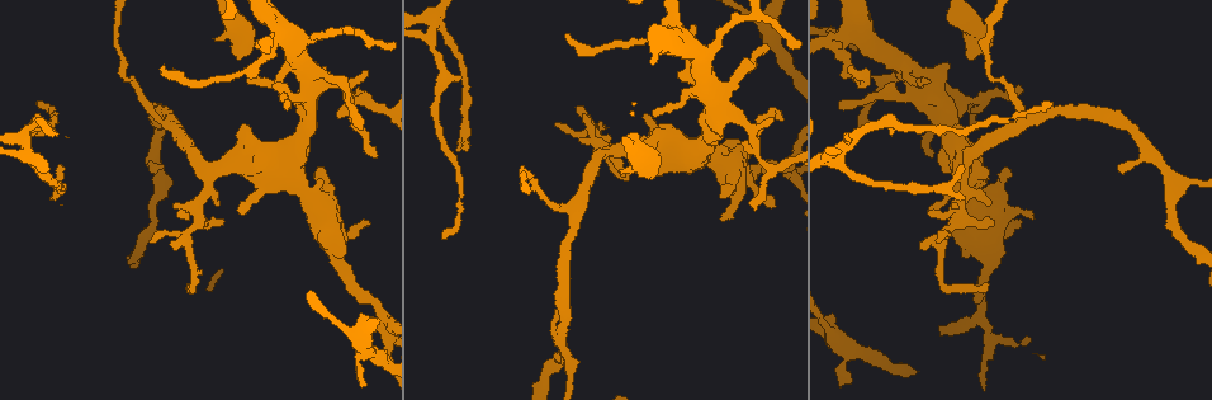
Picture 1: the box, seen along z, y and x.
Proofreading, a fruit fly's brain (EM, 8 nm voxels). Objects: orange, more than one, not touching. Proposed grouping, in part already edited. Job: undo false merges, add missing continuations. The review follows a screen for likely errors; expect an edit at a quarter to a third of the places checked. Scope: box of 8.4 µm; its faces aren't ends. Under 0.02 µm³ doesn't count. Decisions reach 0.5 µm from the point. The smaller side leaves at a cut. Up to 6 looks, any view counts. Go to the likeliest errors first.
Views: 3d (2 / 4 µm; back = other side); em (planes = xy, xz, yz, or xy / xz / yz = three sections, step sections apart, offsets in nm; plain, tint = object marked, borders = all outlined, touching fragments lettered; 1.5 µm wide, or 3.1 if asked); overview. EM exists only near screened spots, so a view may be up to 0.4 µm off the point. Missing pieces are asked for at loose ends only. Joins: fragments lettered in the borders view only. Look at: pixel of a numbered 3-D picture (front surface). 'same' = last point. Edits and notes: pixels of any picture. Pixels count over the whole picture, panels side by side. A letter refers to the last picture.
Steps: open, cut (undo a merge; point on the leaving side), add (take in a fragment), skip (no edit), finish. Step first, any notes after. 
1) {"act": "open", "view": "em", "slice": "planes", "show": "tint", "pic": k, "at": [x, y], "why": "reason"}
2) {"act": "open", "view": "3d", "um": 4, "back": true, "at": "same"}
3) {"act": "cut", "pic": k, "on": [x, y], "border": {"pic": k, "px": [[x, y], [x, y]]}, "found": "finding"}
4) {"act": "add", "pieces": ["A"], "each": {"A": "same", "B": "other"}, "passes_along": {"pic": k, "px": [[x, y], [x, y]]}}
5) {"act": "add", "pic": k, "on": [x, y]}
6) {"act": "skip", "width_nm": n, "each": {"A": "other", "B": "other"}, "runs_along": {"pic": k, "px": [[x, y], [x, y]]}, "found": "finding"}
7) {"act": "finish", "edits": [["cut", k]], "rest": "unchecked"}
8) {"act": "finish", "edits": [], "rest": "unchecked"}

{"act": "open", "view": "em", "slice": "xz", "step": 8, "show": "borders", "pic": 1, "at": [215, 38], "why": "an open end"}

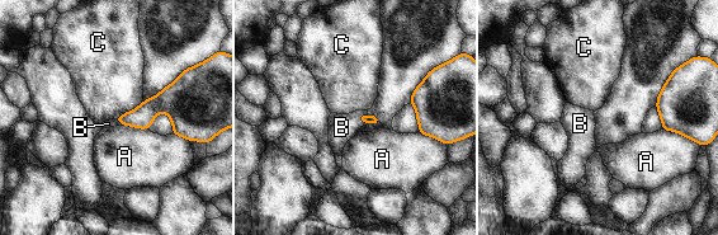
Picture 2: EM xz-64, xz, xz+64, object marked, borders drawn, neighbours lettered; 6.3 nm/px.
{"act": "open", "view": "em", "slice": "planes", "show": "borders", "at": "same", "why": "another direction"}

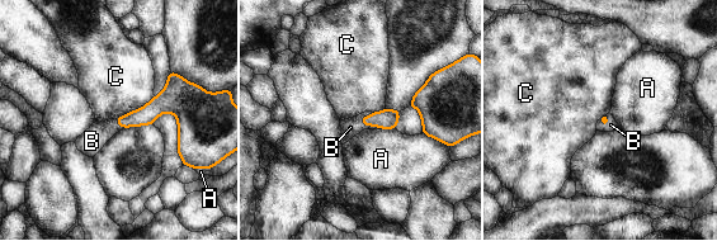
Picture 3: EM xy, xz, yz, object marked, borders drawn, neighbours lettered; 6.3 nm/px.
{"act": "add", "pieces": ["B"], "longest_contact_nm": ["C", 300], "each": {"A": "other", "B": "same", "C": "other"}, "found": "it goes on there"}

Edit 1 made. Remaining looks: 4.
{"act": "open", "view": "3d", "um": 2, "pic": 1, "at": [239, 210], "why": "free end"}

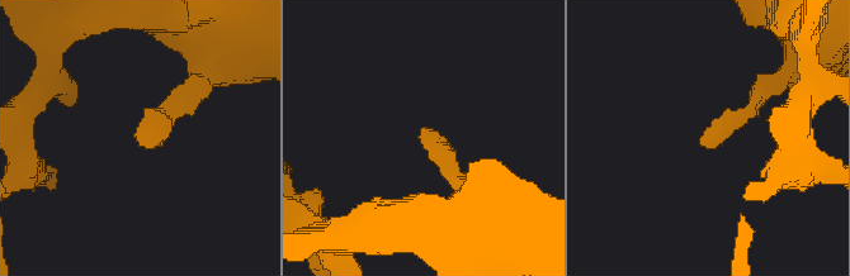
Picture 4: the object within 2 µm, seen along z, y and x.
{"act": "open", "view": "em", "slice": "xz", "step": 8, "show": "borders", "pic": 4, "at": [701, 141], "why": "now the EM"}

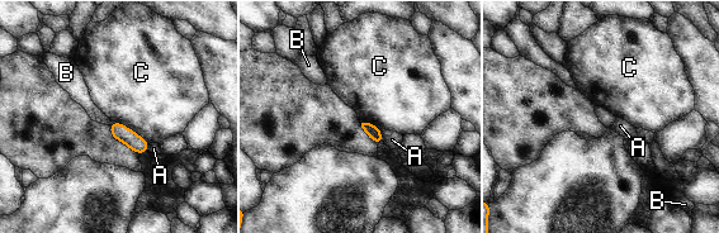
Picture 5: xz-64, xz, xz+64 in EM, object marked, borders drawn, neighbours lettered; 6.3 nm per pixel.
{"act": "open", "view": "em", "slice": "planes", "show": "borders", "at": "same"}

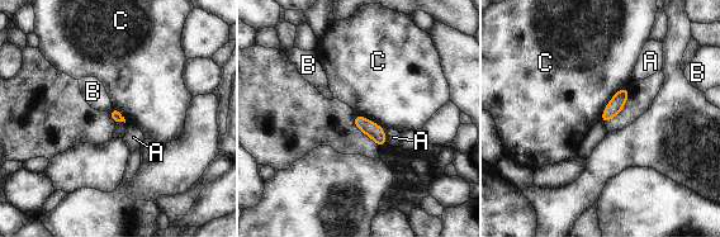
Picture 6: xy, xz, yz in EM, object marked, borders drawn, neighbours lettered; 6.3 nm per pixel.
{"act": "skip", "each": {"A": "other", "B": "other", "C": "other"}, "border": {"pic": 6, "px": [[621, 88], [609, 102], [600, 119]]}, "found": "none of them fits"}

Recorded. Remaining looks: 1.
{"act": "finish", "edits": [["add", 3]], "rest": "unchecked"}

